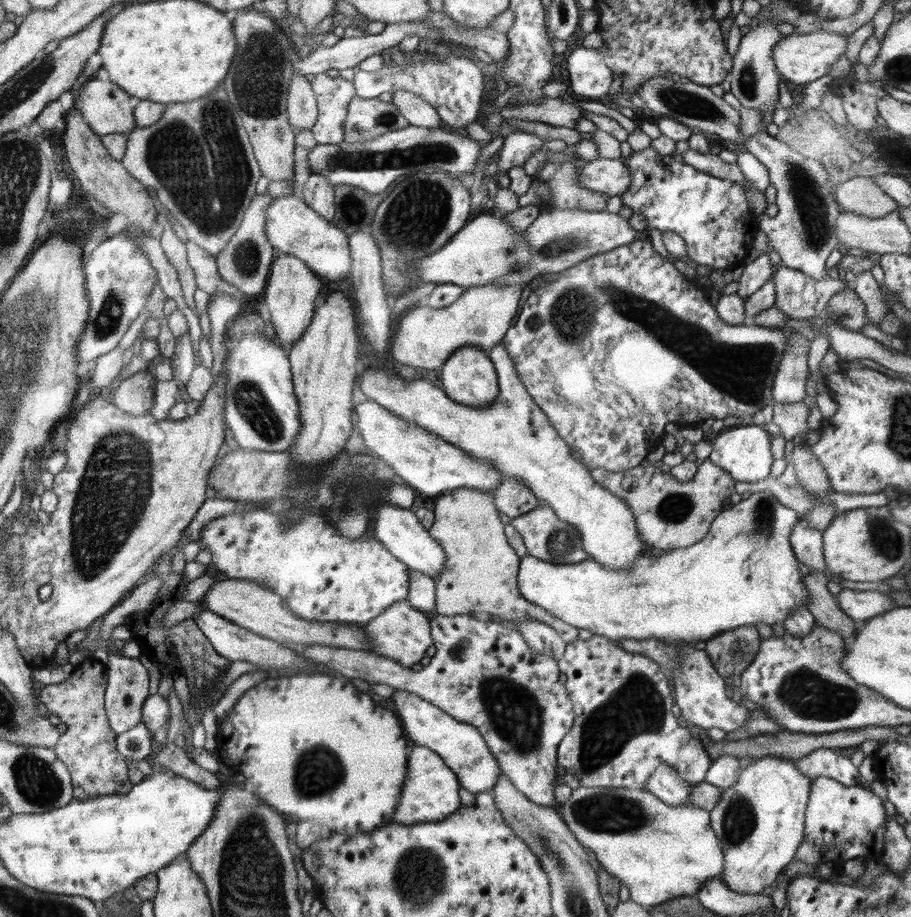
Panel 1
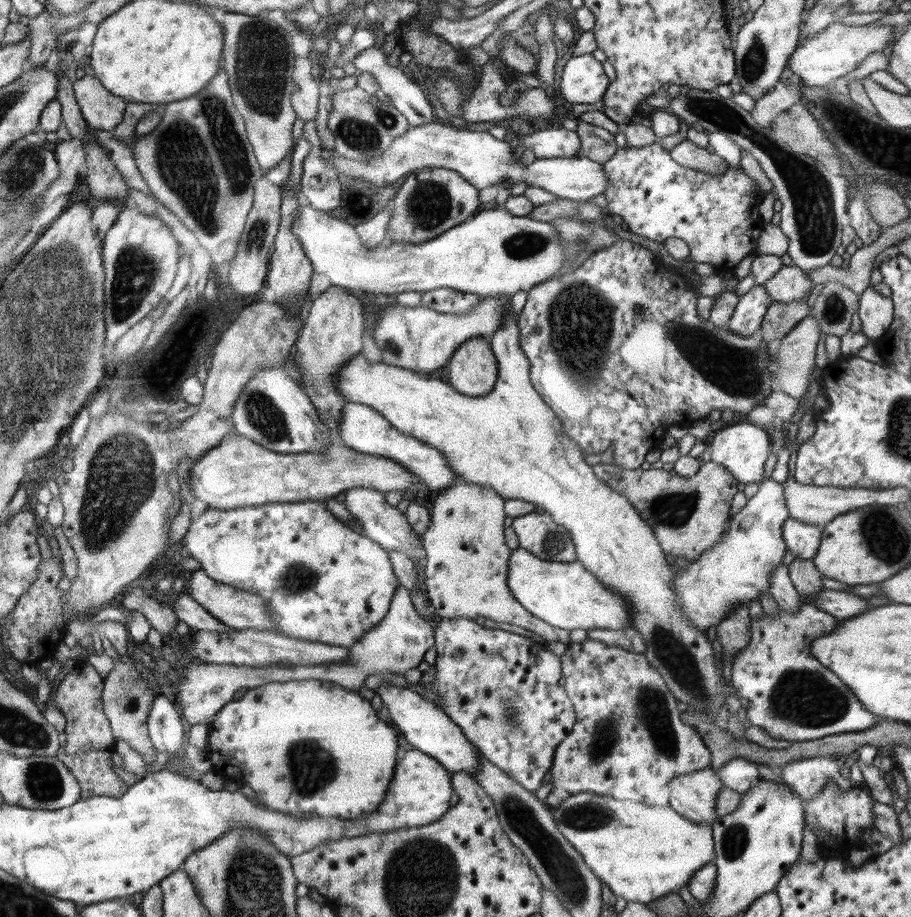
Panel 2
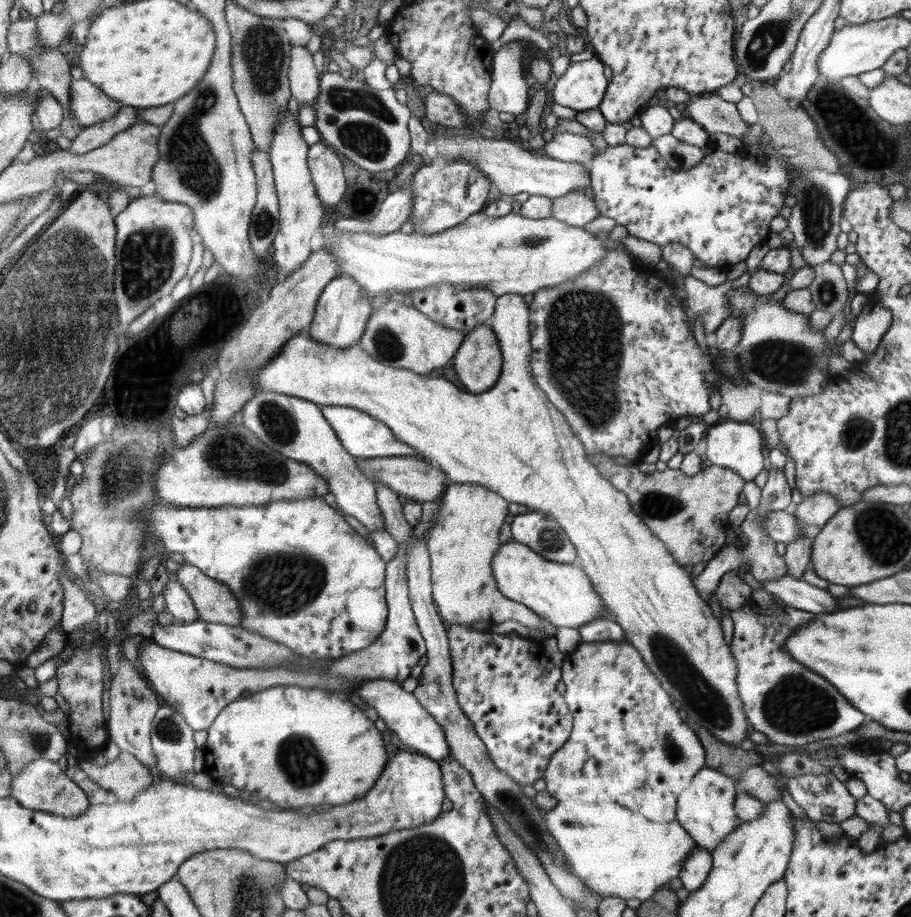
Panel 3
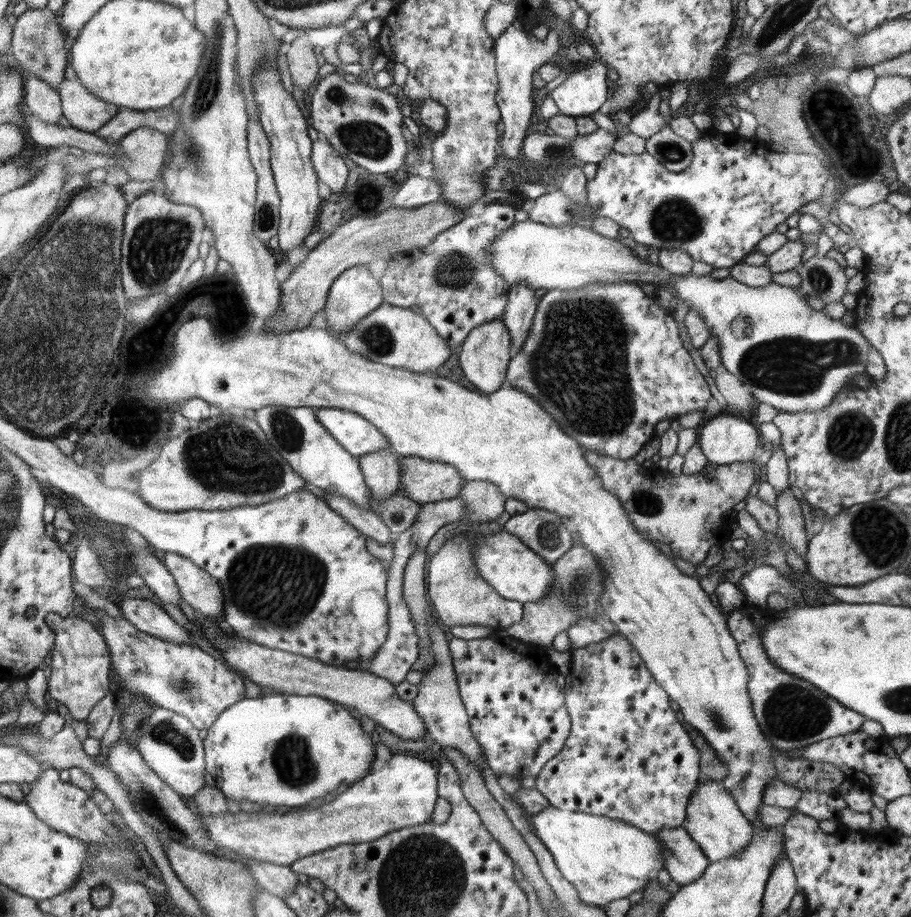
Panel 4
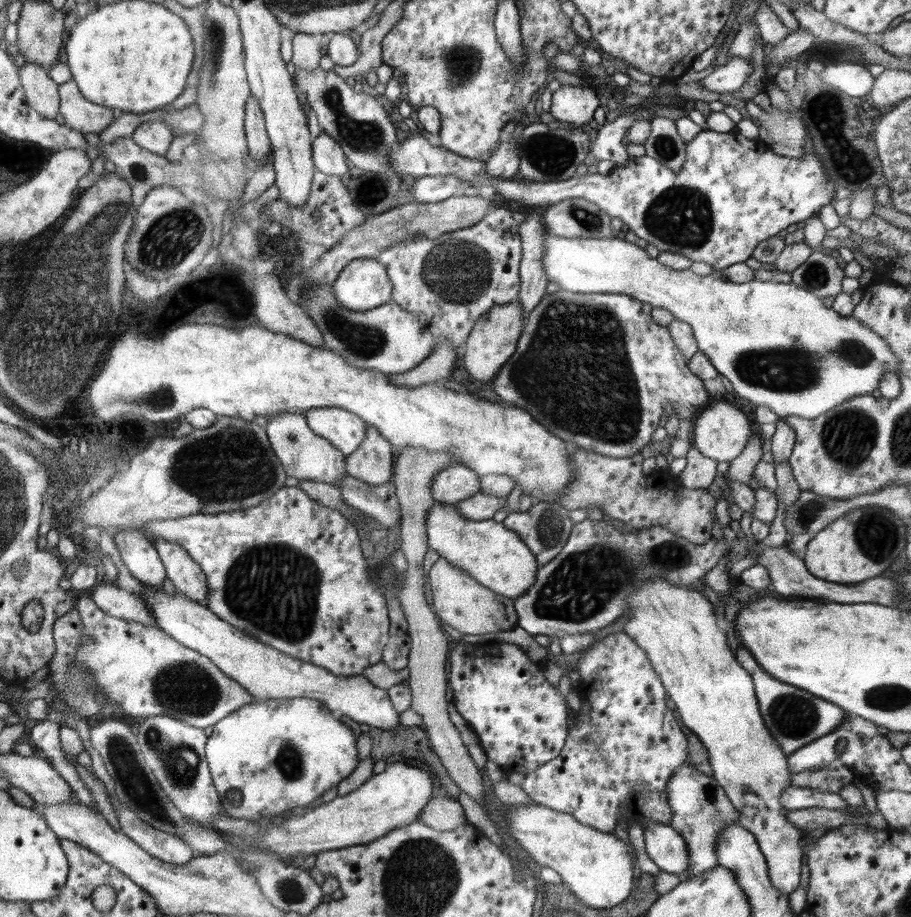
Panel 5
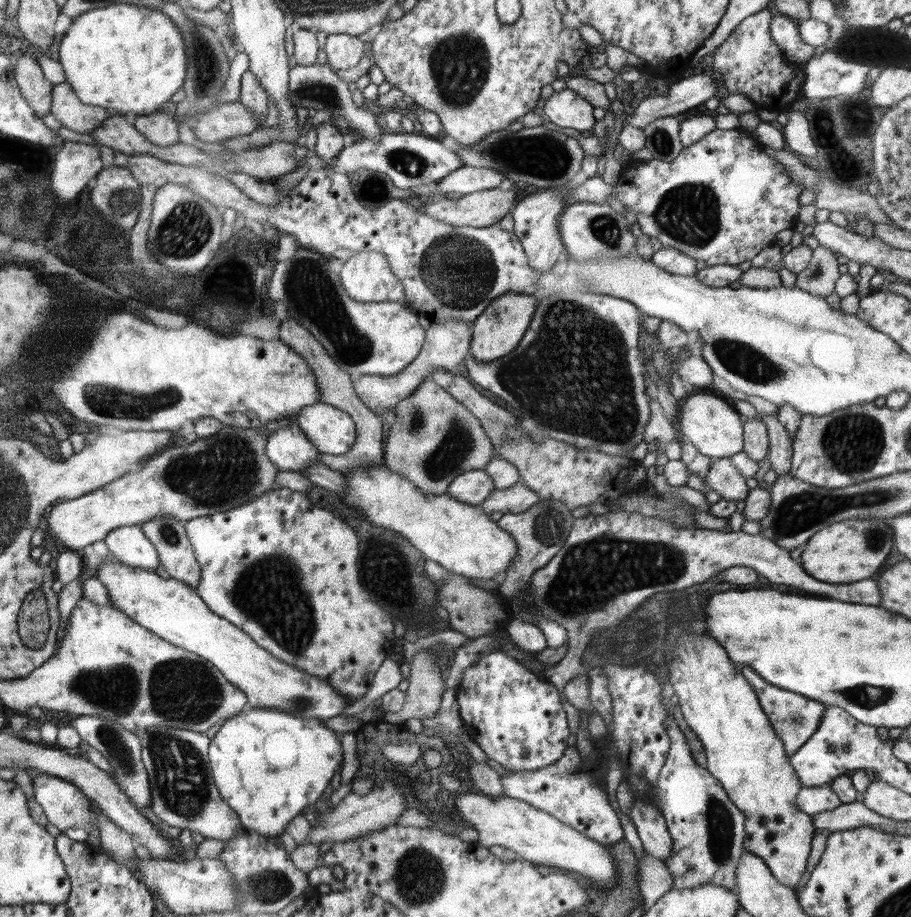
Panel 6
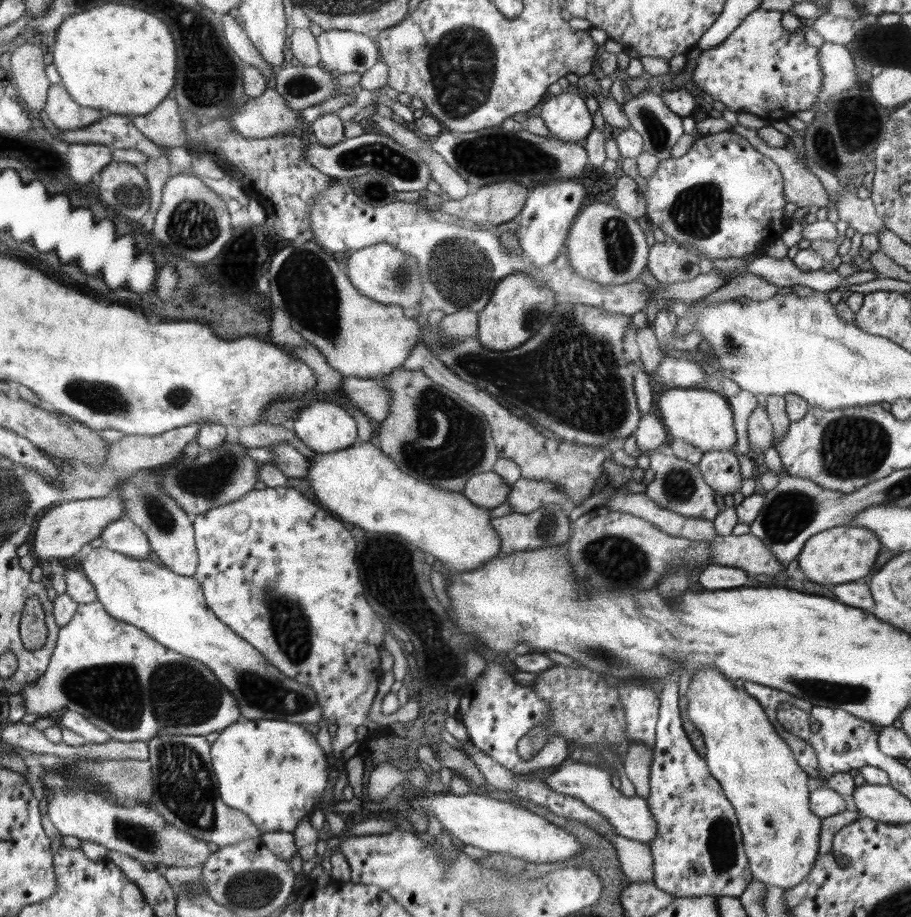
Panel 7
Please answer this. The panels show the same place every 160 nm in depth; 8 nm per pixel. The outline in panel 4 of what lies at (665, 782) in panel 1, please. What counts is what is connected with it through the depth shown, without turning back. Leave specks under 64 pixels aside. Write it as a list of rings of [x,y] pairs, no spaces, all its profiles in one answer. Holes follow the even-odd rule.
[[[699,780],[687,804],[686,829],[702,849],[710,863],[740,854],[752,842],[753,824],[740,812],[734,797],[720,782]]]

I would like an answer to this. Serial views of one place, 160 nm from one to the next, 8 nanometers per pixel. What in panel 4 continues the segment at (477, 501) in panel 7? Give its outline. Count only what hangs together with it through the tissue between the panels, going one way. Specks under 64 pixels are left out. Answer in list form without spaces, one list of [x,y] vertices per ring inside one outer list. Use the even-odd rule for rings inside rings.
[[[414,456],[399,459],[401,492],[424,506],[457,498],[465,480],[455,466]]]

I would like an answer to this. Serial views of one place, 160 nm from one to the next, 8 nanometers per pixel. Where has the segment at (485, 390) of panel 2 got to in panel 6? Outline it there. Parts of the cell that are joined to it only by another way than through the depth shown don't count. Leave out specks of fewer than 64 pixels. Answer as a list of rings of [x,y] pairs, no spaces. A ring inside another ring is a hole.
[[[507,292],[493,302],[476,318],[471,328],[470,355],[480,362],[492,362],[511,353],[523,339],[524,333],[534,316],[538,298],[532,295]]]

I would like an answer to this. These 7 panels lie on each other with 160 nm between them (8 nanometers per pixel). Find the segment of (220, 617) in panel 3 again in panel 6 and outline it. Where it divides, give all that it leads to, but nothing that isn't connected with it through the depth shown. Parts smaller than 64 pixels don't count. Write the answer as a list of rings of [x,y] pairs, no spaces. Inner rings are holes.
[[[152,518],[140,528],[155,546],[164,570],[172,578],[195,589],[200,582],[201,571],[183,523],[176,518]]]

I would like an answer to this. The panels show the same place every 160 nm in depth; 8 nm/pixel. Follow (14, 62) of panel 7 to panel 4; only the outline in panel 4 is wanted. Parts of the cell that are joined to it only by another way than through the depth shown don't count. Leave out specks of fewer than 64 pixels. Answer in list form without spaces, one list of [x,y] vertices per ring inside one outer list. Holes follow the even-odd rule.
[[[24,73],[24,96],[22,105],[40,120],[50,124],[58,123],[62,118],[61,98],[54,88],[50,88],[40,78]]]

